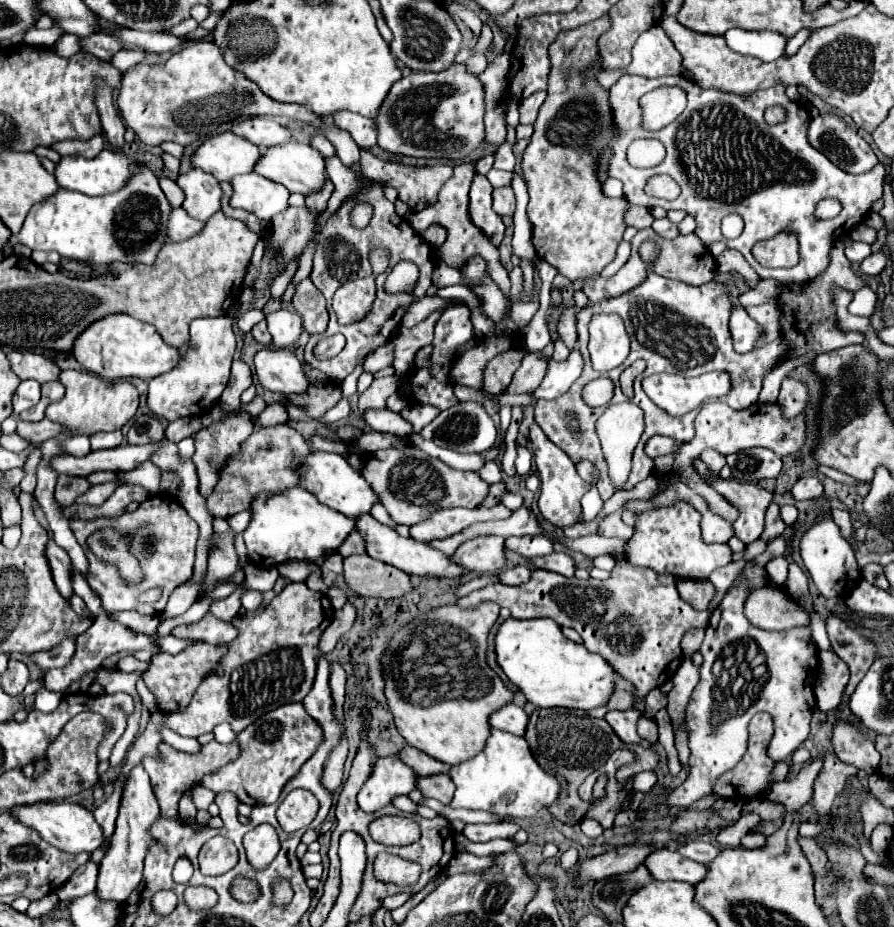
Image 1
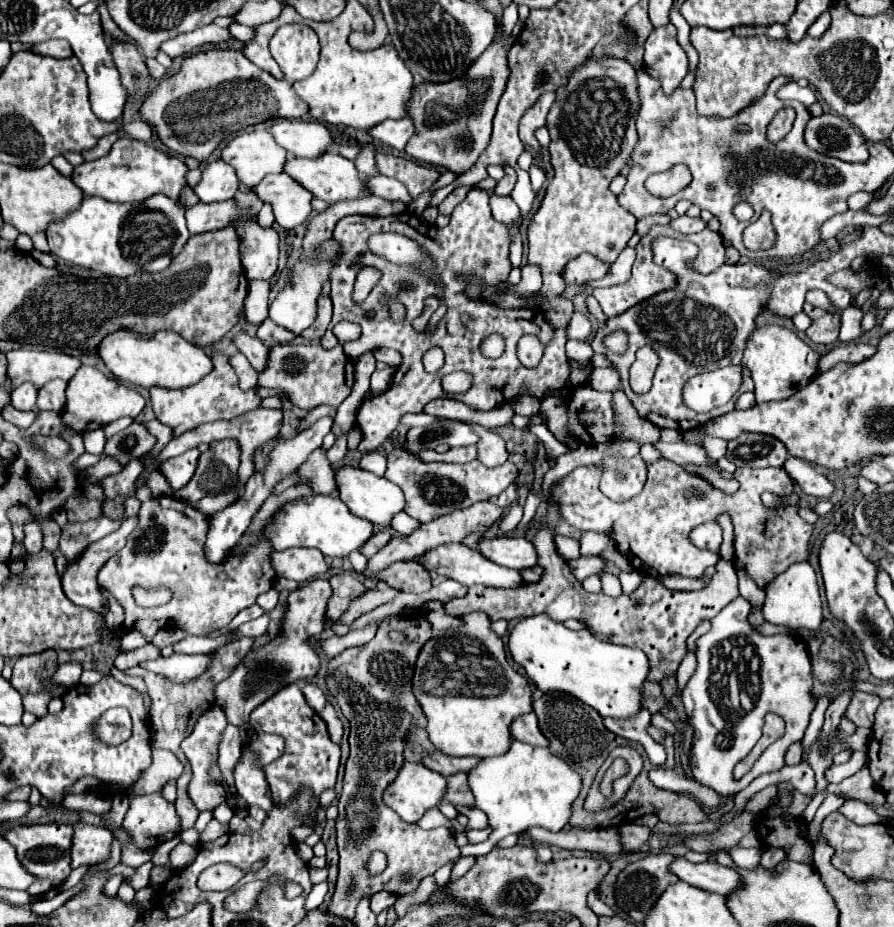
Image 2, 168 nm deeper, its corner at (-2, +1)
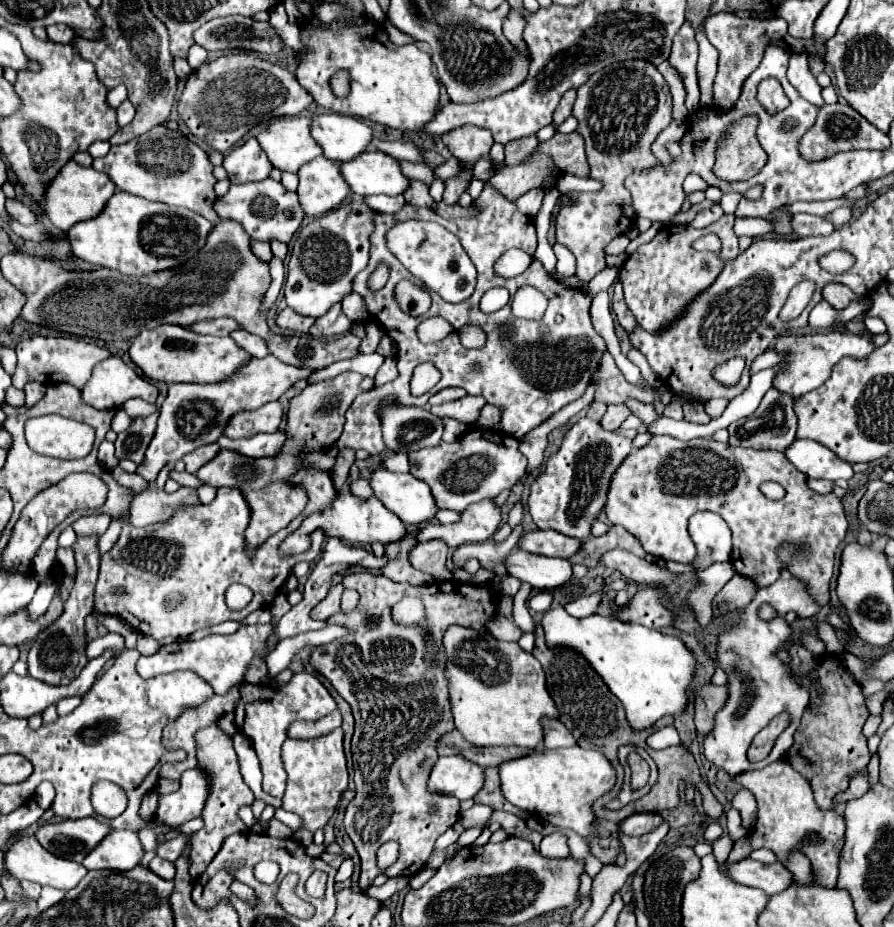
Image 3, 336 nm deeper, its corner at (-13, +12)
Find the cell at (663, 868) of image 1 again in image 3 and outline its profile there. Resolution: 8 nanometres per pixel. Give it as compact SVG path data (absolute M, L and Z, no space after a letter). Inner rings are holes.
M744 858L740 862L728 862L726 872L738 884L758 888L766 894L776 894L792 882L792 874L780 864L762 864L752 858Z

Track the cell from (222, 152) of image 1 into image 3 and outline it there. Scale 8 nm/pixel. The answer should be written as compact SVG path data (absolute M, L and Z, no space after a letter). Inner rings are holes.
M308 116L278 118L256 134L260 148L274 168L296 172L296 168L322 154L322 148L310 136L310 122L312 118Z

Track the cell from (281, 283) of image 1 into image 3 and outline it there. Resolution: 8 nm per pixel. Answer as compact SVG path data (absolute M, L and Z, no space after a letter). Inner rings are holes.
M350 292L350 296L346 294L346 296L344 296L344 300L342 300L342 308L344 308L344 312L348 314L348 318L350 318L354 324L358 324L358 322L362 322L362 324L374 322L374 320L370 320L370 318L368 318L368 314L366 314L366 310L364 310L364 302L362 302L362 296L360 296L360 294L354 294L354 292Z

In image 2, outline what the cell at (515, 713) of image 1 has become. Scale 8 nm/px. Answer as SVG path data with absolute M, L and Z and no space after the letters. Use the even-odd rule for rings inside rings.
M527 713L527 715L517 717L511 725L511 733L517 741L529 743L533 747L547 747L549 745L549 741L545 741L545 735L541 733L541 729L537 725L535 713Z

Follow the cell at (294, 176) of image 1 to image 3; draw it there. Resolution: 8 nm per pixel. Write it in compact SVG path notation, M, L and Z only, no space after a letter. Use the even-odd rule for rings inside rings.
M366 150L354 160L340 162L340 174L354 194L398 196L408 188L408 178L400 172L396 158Z

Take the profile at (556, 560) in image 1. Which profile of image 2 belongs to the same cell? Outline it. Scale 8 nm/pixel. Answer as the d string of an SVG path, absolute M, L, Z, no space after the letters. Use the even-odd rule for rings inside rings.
M579 557L575 561L569 561L569 565L579 581L591 575L601 575L607 569L607 563L601 557Z

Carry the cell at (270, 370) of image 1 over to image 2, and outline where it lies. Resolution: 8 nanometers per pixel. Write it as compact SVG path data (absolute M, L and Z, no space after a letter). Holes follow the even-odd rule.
M239 331L235 335L233 343L243 355L247 355L247 359L253 363L253 367L258 373L265 369L267 366L267 351L269 351L269 347L265 343L261 343L257 337L251 337L245 331Z

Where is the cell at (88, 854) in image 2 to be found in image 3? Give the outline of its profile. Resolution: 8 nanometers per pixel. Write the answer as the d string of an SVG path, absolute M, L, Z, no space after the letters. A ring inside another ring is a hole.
M112 828L100 844L82 860L88 870L102 870L102 868L116 868L116 870L130 870L138 866L142 858L142 844L138 834L132 830L116 830Z

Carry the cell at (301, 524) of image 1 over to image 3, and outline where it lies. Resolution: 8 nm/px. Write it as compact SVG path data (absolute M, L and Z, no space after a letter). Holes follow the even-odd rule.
M338 494L324 510L310 514L308 518L304 518L302 526L289 534L280 545L280 554L289 556L292 554L300 554L310 547L310 534L314 530L322 530L326 536L330 538L340 538L346 540L350 544L372 544L372 542L396 542L406 534L406 526L404 522L394 514L388 512L388 508L384 508L384 504L380 504L380 500L372 498L358 498L354 494Z

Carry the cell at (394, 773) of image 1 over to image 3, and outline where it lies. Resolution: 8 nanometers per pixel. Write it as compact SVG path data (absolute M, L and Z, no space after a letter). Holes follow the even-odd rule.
M462 756L438 758L428 776L428 790L436 794L456 796L458 800L470 800L484 782L482 768L464 760Z

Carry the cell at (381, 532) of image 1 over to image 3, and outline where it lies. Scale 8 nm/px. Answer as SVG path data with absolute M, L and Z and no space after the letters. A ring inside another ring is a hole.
M514 552L504 558L504 568L520 582L528 582L536 590L552 590L564 586L572 576L572 566L564 558L548 558L530 552Z

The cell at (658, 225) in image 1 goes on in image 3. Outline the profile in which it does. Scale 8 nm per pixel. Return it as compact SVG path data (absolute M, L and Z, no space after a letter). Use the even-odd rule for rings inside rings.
M714 204L714 206L710 206L710 208L700 210L700 212L696 214L696 218L694 218L692 226L694 226L694 228L706 228L706 226L714 224L722 214L724 214L724 212L722 212L720 204Z

